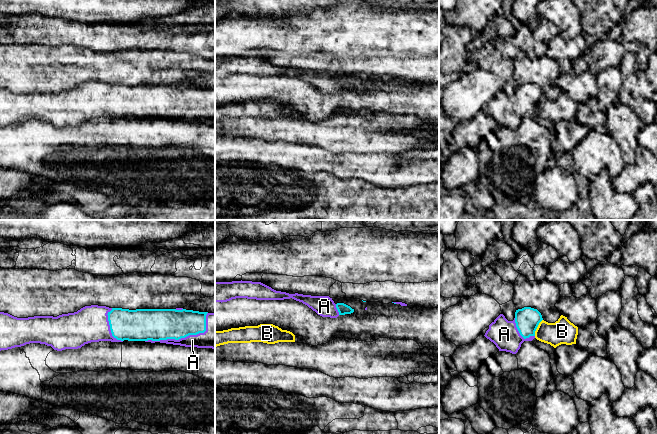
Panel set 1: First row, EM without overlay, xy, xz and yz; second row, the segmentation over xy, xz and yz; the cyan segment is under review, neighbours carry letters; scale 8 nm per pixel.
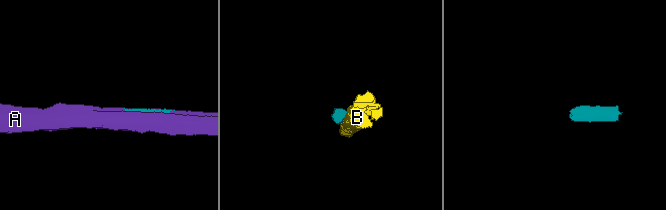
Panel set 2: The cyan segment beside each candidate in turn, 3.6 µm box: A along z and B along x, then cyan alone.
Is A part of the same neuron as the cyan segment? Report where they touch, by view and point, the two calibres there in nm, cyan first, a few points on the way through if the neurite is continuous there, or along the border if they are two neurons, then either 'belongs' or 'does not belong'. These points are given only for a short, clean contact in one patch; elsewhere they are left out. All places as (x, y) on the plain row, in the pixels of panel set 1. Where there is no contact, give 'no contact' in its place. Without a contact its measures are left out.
meets cyan in xy at (184, 113); 260 nm thick on the cyan side, 180 nm on the other; belongs

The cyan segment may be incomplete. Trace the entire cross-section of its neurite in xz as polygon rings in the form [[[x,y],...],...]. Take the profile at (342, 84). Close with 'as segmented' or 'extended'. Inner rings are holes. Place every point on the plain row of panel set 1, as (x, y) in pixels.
[[[252,57],[215,58],[215,78],[227,78],[236,74],[256,76],[284,76],[294,75],[307,81],[322,93],[337,94],[339,91],[354,88],[344,79],[335,80],[329,72],[311,72],[303,70],[289,70],[276,67],[271,63]]]; extended

